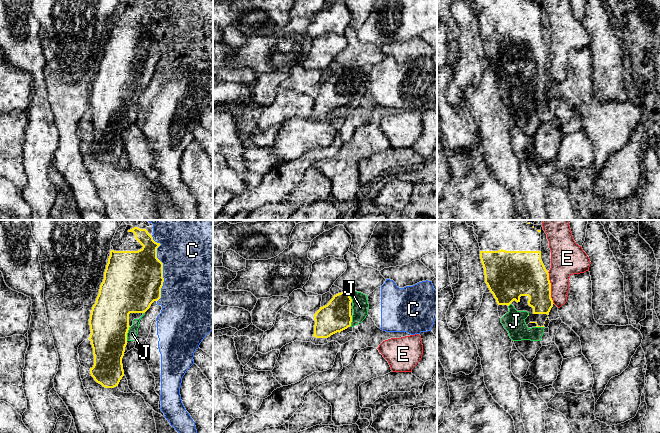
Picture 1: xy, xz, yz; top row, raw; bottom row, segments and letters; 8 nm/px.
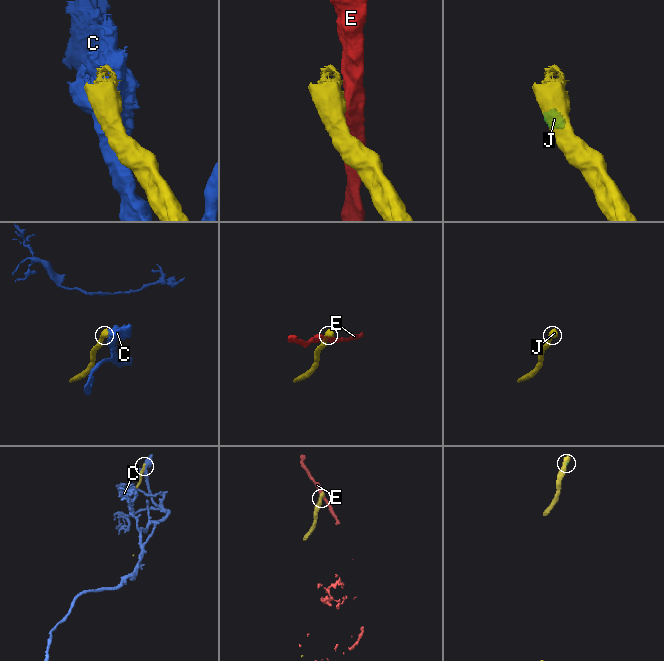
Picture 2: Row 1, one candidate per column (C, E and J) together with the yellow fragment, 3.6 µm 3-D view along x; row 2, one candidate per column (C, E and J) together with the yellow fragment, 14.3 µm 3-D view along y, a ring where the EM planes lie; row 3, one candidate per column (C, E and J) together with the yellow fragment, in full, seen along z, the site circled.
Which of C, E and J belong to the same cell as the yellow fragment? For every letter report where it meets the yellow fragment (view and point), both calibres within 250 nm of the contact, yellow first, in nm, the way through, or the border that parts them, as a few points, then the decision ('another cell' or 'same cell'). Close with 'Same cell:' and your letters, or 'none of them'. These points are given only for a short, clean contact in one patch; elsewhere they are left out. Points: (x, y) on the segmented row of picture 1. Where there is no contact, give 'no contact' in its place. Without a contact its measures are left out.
C: contact xy (162, 268); calibres 460 and 500 nm; another cell
E: contact yz (550, 288); calibres 360 and 240 nm; border yz (547, 272), (550, 283), (550, 297), (554, 303); another cell
J: contact xy (127, 332); calibres 320 and 80 nm; way xy (109, 320), (121, 332), (127, 332), (132, 333); same cell
Same cell: J

